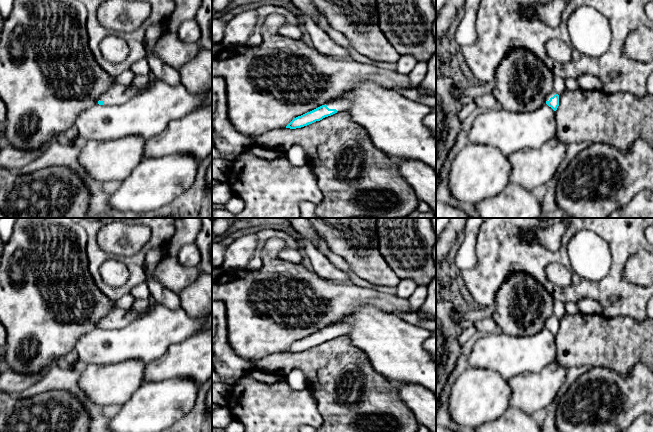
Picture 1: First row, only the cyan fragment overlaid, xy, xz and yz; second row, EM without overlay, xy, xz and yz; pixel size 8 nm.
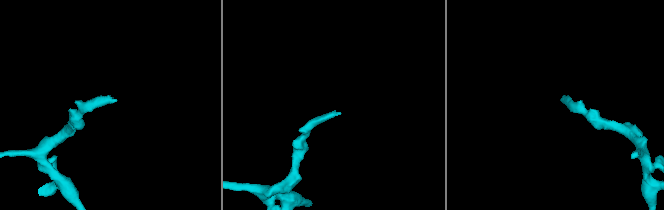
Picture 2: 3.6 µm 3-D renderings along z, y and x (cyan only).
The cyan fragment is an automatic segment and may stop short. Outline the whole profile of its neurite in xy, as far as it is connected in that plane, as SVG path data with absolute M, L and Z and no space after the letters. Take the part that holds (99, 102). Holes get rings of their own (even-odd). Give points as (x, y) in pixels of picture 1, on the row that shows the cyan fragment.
M117 84L109 88L98 101L99 105L117 105L125 103L131 97L140 94L143 88L133 88L130 84Z

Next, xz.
M335 99L322 105L310 112L294 118L286 128L296 129L320 121L325 117L331 116L337 112L349 109L350 101L348 99Z

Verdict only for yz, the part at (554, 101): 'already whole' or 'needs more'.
needs more

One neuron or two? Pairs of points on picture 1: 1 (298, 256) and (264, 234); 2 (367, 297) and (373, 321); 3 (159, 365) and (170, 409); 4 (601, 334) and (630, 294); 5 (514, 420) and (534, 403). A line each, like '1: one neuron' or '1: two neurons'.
1: one neuron
2: two neurons
3: two neurons
4: two neurons
5: two neurons

